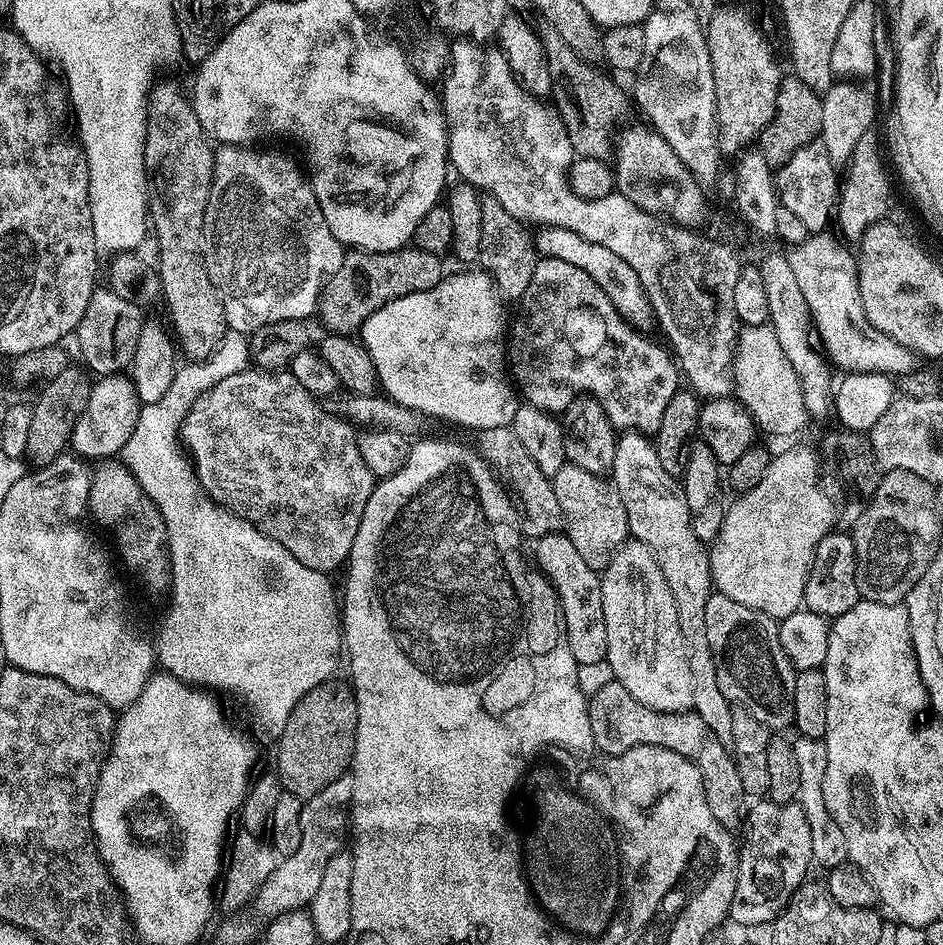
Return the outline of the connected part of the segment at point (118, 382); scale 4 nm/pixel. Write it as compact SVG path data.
M127 375L101 376L93 383L90 402L76 420L70 448L75 455L88 462L100 462L115 457L126 446L126 438L134 434L142 405Z

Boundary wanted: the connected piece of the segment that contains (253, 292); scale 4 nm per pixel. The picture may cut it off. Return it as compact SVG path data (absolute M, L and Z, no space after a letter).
M225 144L215 149L212 157L212 189L210 190L210 202L204 211L204 261L208 277L216 291L220 293L224 301L224 317L229 329L234 332L251 334L258 331L262 326L270 322L282 322L283 320L308 320L315 317L318 312L318 301L321 299L325 285L331 280L333 274L342 266L346 255L345 245L330 234L330 226L326 226L326 218L318 206L315 196L310 194L310 184L305 173L296 169L292 160L279 156L276 152L255 152L257 149L252 146L237 146Z

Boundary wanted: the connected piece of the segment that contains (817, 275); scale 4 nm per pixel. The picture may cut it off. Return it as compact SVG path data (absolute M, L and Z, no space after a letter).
M812 234L804 243L793 247L790 252L794 278L798 278L798 286L808 303L810 319L818 333L818 340L824 343L823 351L831 360L845 373L853 372L883 372L887 374L903 374L911 372L914 367L913 353L906 351L894 338L882 334L866 318L866 310L862 306L862 298L858 290L857 257L851 252L848 253L834 237L829 234Z

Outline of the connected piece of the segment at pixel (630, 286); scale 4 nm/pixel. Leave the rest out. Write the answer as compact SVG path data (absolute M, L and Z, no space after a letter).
M540 226L535 229L534 243L536 251L543 258L558 258L562 262L570 262L570 266L578 266L580 270L593 278L602 287L607 297L614 303L615 309L620 316L627 320L642 318L648 314L647 296L644 288L634 273L634 268L627 265L618 254L611 253L606 246L601 246L589 239L582 238L582 234L574 234L574 230L562 230L561 228L550 228Z

